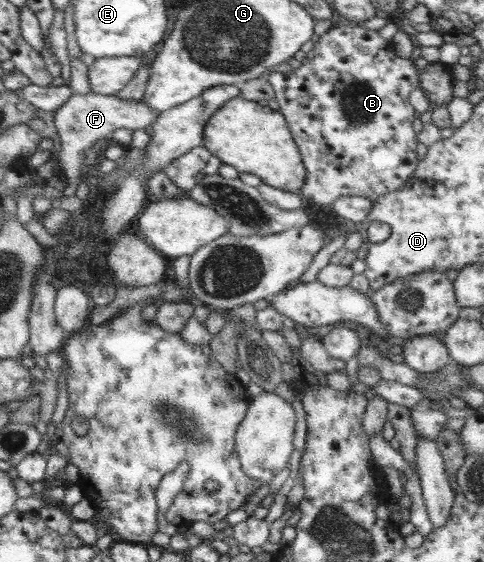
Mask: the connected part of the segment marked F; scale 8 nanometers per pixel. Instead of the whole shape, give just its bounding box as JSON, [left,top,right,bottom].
[53,92,159,197]

